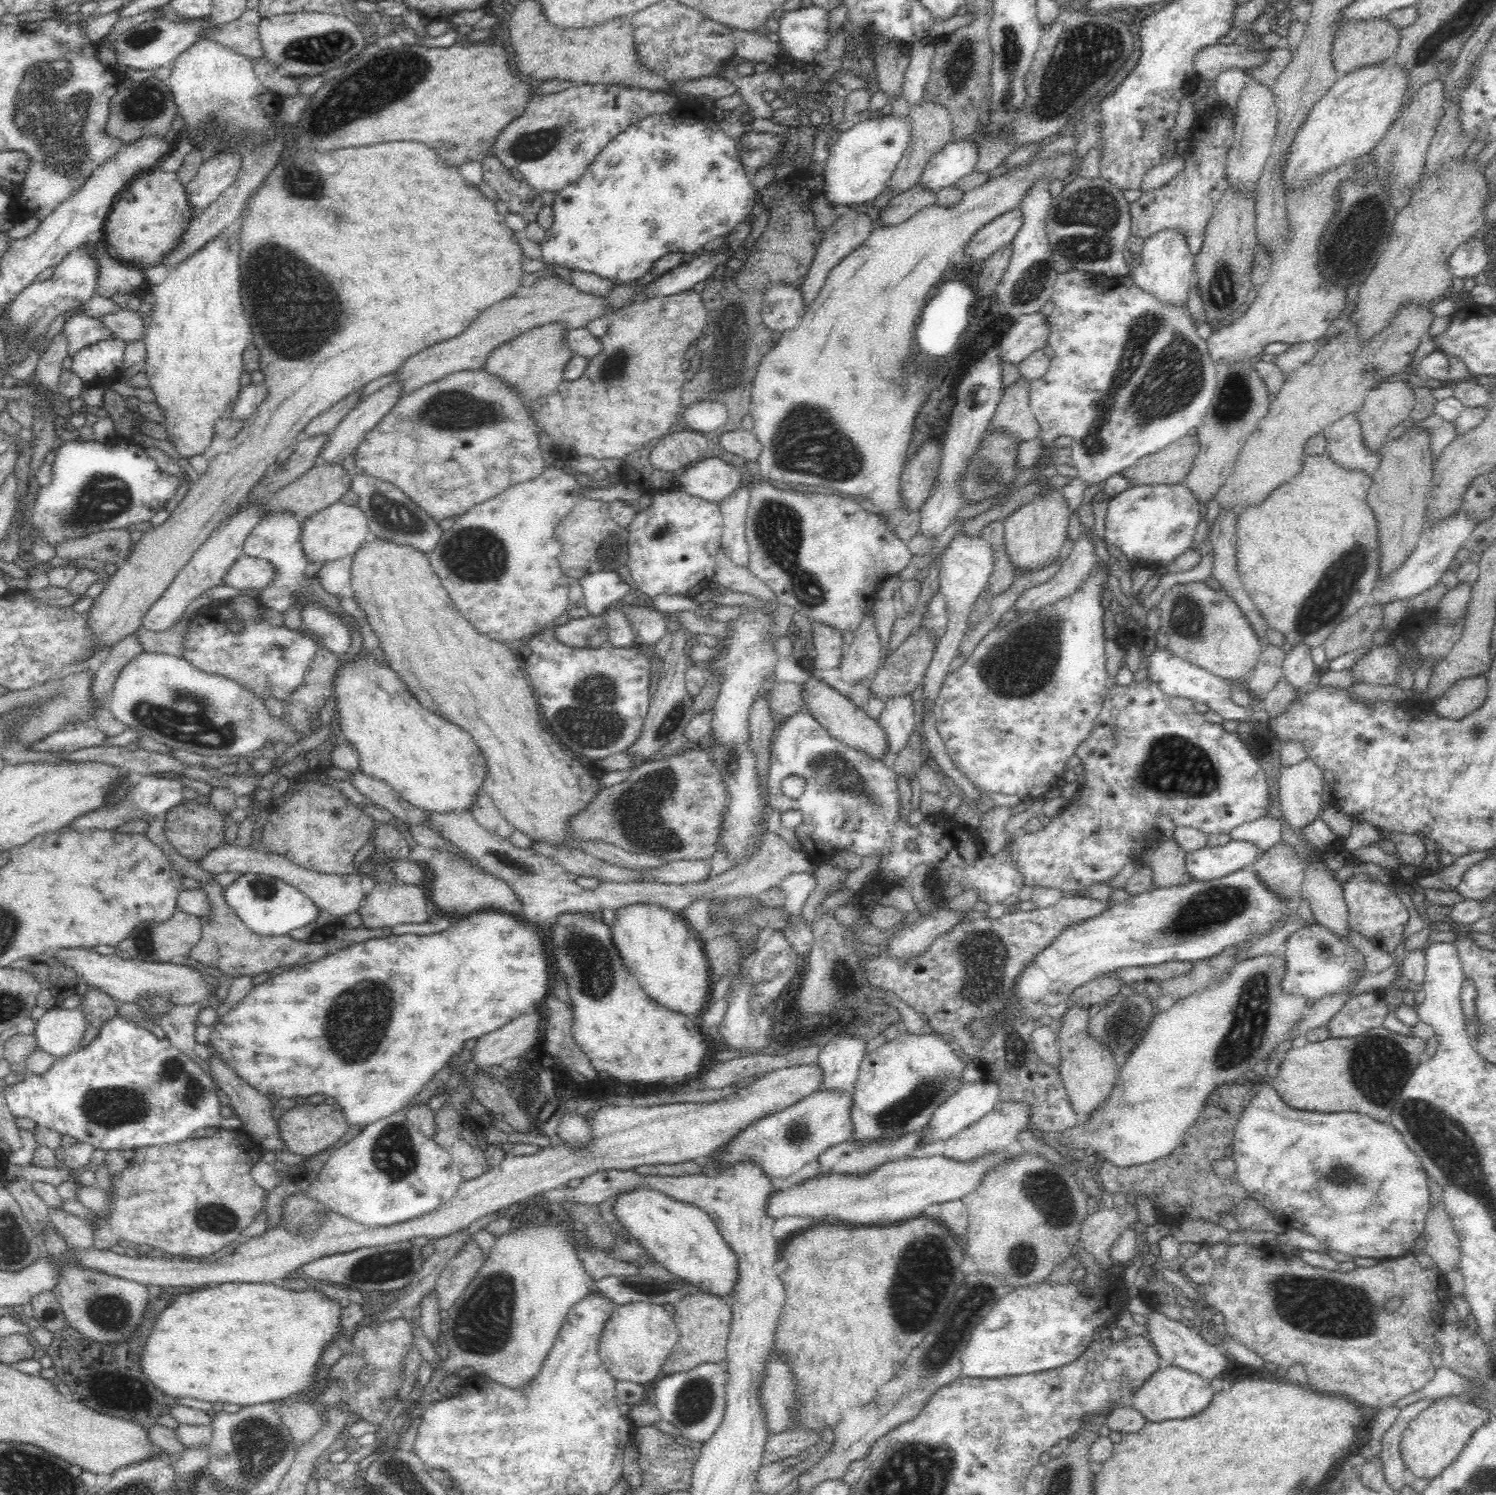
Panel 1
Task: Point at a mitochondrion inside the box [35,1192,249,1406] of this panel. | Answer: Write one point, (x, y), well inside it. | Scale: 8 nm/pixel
(107, 1314)

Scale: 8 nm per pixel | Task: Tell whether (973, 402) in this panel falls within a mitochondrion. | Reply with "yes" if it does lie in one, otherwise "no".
no

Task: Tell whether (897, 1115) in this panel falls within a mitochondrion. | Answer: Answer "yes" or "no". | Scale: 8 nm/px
yes

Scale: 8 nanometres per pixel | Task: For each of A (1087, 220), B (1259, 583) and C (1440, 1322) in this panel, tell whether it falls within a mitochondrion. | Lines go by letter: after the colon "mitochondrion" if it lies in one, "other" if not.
A: mitochondrion
B: other
C: other

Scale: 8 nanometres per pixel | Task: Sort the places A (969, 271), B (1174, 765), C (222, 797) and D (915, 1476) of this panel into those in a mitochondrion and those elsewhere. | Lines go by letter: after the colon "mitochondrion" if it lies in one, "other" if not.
A: other
B: mitochondrion
C: other
D: mitochondrion

